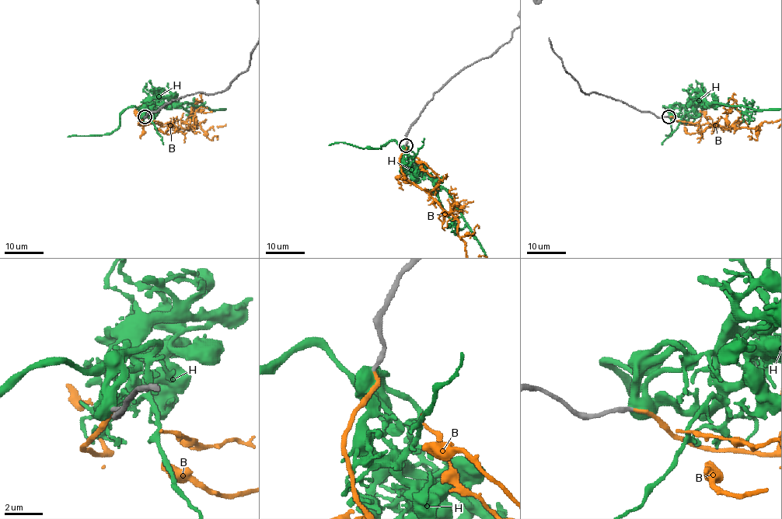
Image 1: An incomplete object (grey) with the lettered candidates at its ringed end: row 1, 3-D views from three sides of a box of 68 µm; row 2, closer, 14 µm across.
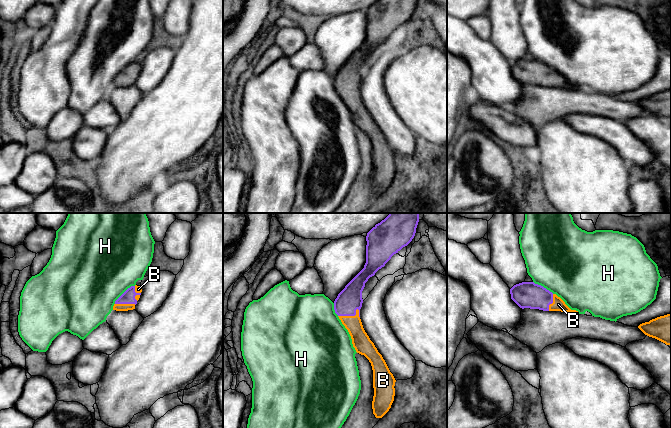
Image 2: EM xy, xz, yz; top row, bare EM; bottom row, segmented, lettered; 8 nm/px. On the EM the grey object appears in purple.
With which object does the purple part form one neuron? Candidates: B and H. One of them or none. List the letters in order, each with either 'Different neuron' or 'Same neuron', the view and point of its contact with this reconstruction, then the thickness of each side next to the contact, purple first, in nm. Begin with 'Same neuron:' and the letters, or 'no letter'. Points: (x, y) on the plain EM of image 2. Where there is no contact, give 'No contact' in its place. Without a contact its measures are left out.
Same neuron: B
B: Same neuron. Touches purple at xz (350, 91). Thickness 190 nm (purple) against 150 nm
H: Different neuron. Touches purple at xy (123, 69). Thickness 110 nm (purple) against 500 nm

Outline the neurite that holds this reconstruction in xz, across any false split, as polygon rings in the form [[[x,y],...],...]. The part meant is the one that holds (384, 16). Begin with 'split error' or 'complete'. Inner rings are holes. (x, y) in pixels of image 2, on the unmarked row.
split error; [[[376,0],[366,12],[364,44],[345,62],[334,77],[334,86],[348,106],[356,128],[364,131],[373,146],[373,190],[382,194],[391,184],[395,172],[395,154],[382,131],[365,108],[361,95],[362,67],[368,55],[385,42],[391,33],[407,22],[418,0]]]

